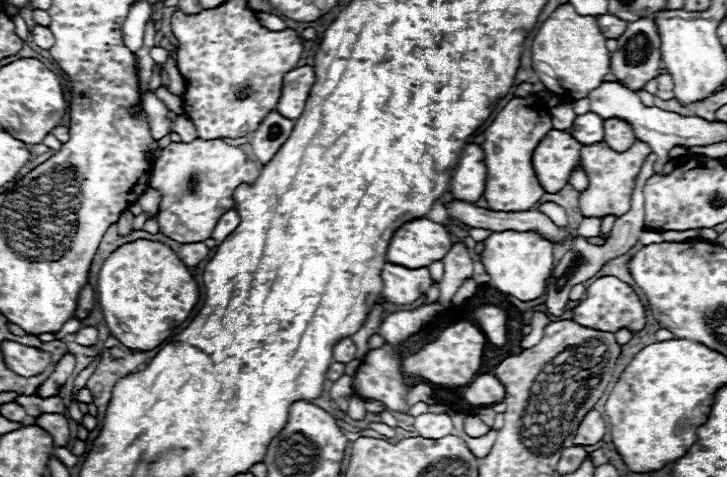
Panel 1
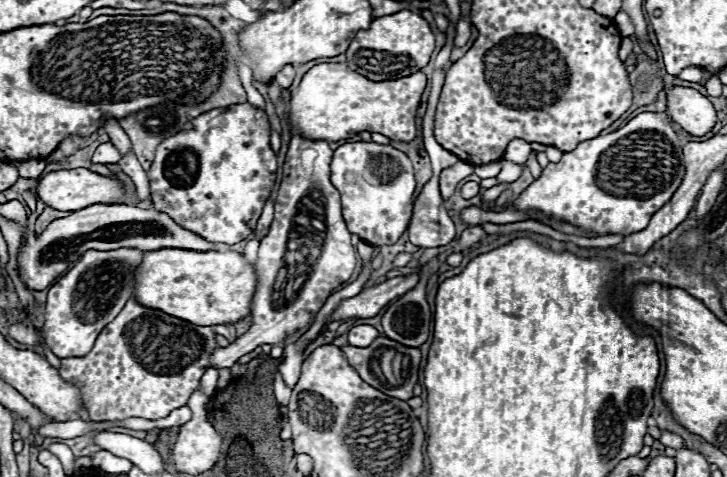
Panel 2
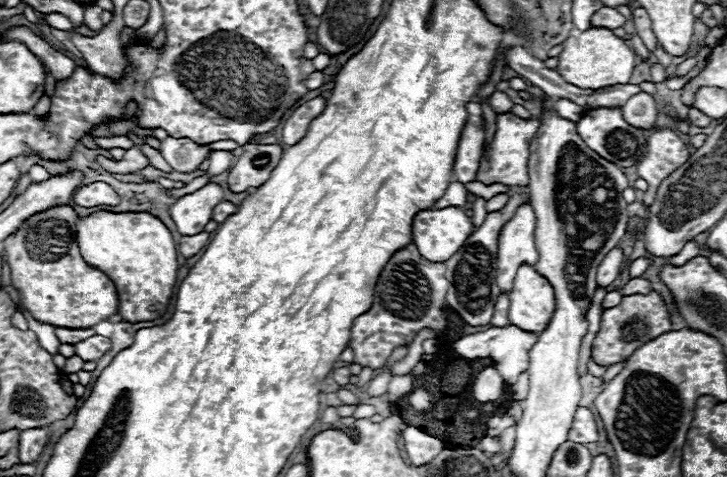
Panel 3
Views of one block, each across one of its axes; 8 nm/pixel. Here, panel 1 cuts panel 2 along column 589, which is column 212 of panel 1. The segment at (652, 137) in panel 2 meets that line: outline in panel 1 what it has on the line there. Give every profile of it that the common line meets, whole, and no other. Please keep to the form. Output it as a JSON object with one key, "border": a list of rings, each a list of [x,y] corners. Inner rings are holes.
{"border":[[[196,138],[188,144],[166,146],[150,176],[152,188],[158,188],[162,194],[158,212],[160,230],[180,244],[210,238],[220,216],[234,208],[234,190],[244,182],[256,180],[258,174],[260,168],[256,162],[248,160],[242,148],[230,146],[224,140]]]}

